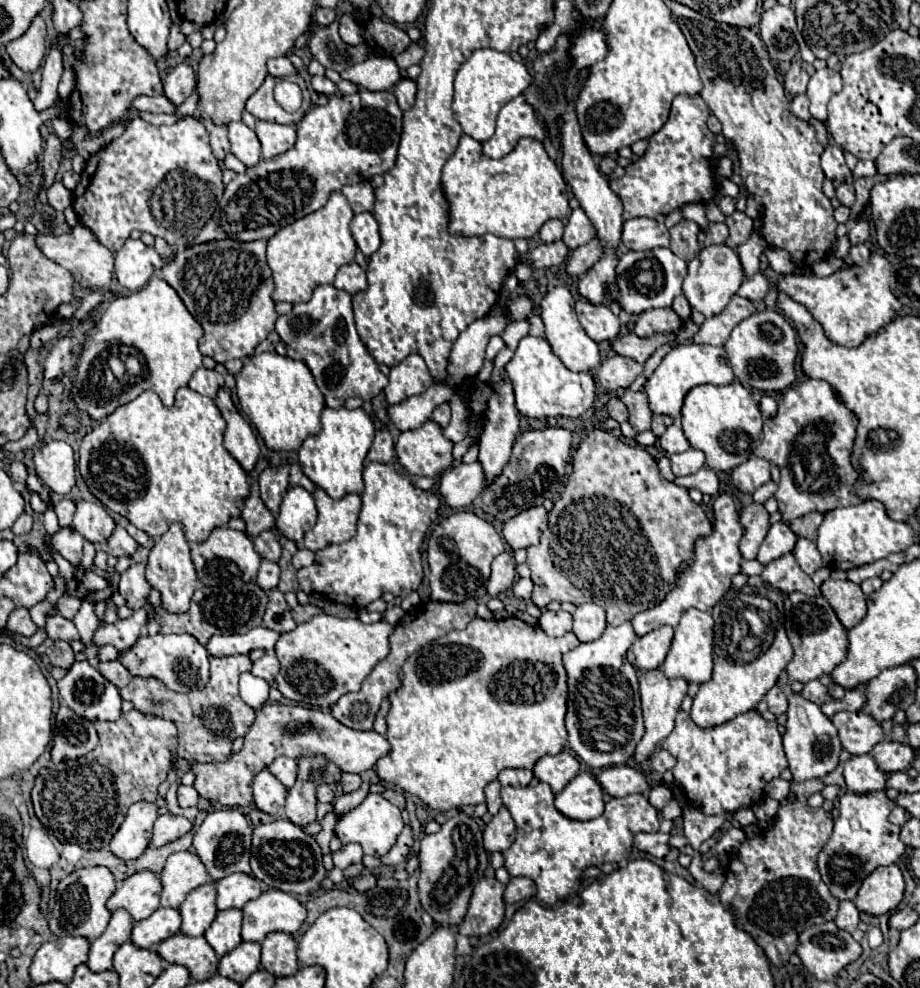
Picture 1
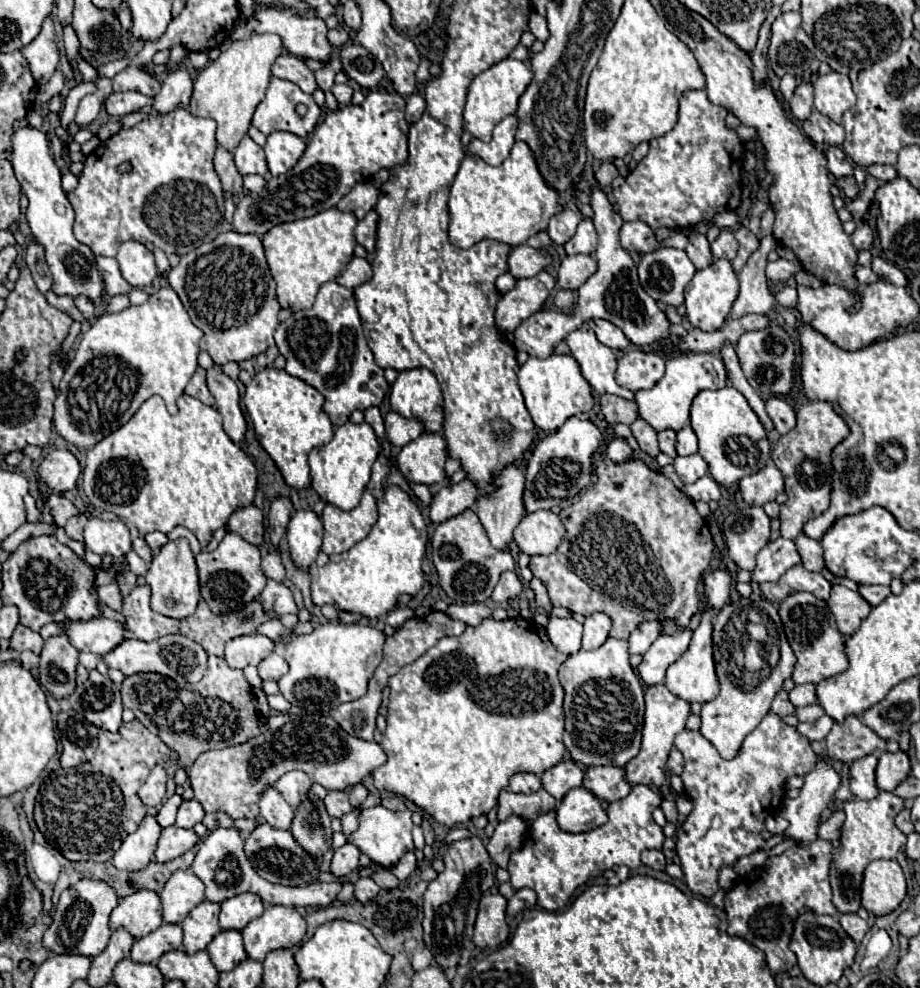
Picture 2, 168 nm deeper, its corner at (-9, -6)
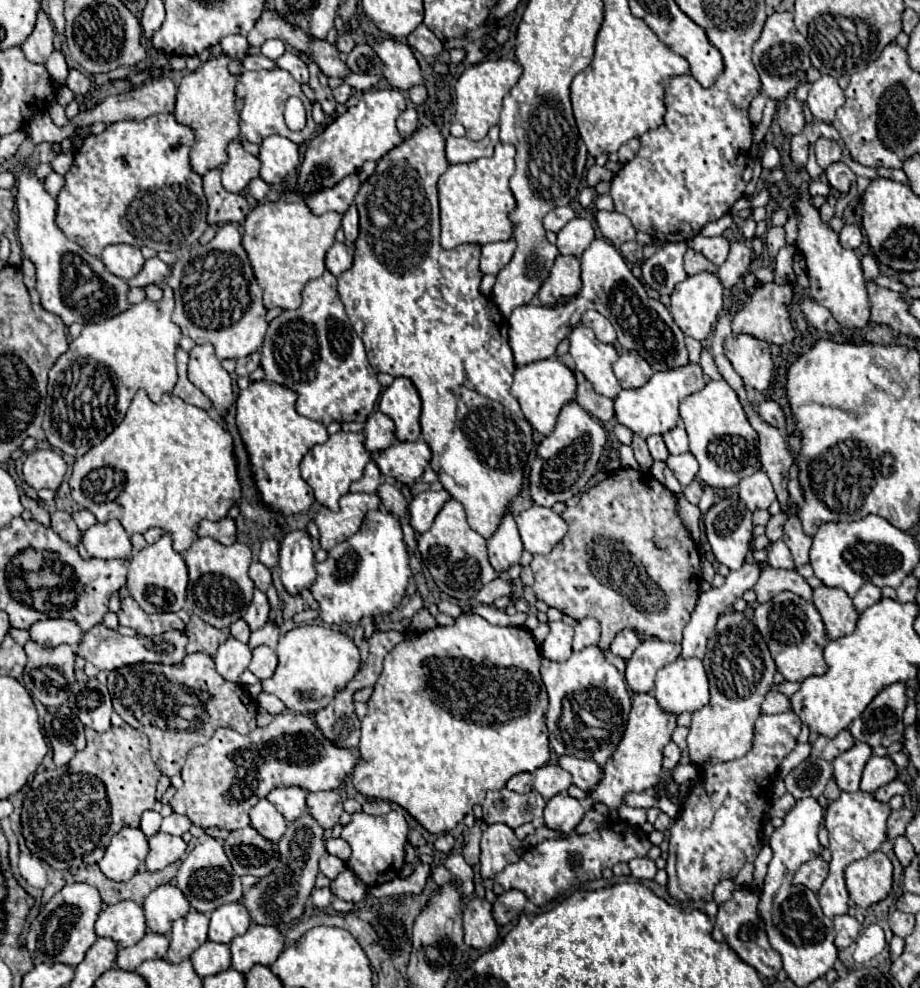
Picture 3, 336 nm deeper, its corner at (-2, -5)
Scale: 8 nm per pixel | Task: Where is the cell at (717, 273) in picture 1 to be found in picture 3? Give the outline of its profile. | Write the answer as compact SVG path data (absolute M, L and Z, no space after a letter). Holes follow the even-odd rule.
M698 273L692 277L686 277L682 283L676 285L676 289L672 291L672 305L670 305L670 313L676 321L676 325L684 331L684 335L694 337L698 341L708 339L712 325L718 319L718 313L722 311L724 305L724 287L720 283L720 279L714 273Z

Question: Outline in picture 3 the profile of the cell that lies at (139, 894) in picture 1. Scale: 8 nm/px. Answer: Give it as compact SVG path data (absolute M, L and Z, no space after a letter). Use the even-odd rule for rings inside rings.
M120 901L108 905L96 921L96 935L110 937L120 947L130 947L138 943L146 933L146 915L142 905L134 901Z

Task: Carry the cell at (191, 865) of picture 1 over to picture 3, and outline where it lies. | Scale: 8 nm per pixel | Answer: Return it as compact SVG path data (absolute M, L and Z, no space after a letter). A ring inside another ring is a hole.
M170 883L154 889L146 897L142 907L146 911L148 927L154 933L162 933L162 935L168 935L172 929L172 923L190 911L190 903L186 901L184 893Z

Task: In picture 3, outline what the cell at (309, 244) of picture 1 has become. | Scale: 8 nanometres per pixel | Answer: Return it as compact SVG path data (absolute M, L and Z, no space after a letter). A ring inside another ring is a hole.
M302 201L264 203L246 217L242 245L254 267L254 277L264 289L266 309L298 309L302 305L302 289L326 271L326 249L334 245L340 225L340 213L314 215Z

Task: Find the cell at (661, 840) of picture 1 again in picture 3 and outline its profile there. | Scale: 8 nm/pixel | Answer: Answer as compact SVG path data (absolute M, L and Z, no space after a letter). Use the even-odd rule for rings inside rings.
M648 857L634 859L634 861L630 861L628 865L630 865L632 875L638 877L638 879L654 879L654 875L656 875L656 871L658 871L658 869L656 869L656 863L654 863L652 859L648 859Z

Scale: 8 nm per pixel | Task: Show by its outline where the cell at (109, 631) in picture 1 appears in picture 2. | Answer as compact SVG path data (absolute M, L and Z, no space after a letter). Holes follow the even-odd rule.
M93 618L87 622L65 622L61 624L63 634L69 638L69 642L81 650L81 652L93 652L93 654L107 654L125 638L125 630L119 622L107 620L107 618Z

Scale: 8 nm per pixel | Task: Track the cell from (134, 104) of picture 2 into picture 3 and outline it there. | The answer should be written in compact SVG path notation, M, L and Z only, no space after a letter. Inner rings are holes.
M72 69L66 79L66 87L72 89L76 95L88 95L92 91L92 79L86 77L84 73Z

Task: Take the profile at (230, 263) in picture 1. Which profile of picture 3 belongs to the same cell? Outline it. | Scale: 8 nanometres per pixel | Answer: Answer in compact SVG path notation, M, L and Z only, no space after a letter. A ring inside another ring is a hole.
M222 225L212 241L188 249L172 265L166 283L172 287L176 301L172 321L194 343L214 345L220 361L240 359L262 347L268 329L266 307L262 305L262 287L242 247L238 225Z

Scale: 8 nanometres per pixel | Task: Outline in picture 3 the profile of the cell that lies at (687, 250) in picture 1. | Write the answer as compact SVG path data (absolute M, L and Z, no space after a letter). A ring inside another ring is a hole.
M694 249L686 251L686 255L684 255L684 269L686 269L688 275L696 275L696 273L702 273L702 271L716 273L716 265L712 265L702 253L698 253Z

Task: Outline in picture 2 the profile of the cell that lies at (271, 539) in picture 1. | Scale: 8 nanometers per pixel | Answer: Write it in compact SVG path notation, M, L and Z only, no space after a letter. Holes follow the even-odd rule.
M271 552L267 554L263 560L261 560L261 570L267 578L275 580L275 582L281 582L285 578L285 568L281 564L281 558L277 552Z

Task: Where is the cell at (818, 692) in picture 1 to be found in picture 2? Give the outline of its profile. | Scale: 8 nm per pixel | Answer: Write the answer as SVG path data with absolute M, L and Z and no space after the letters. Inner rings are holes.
M813 684L795 686L795 688L789 692L789 700L793 702L793 706L809 706L809 704L815 704L815 702L817 702L815 686L813 686Z

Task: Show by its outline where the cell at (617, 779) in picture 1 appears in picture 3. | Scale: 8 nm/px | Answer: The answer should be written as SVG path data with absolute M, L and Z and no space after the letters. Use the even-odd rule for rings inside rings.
M560 757L560 767L564 767L578 789L590 791L596 789L598 781L602 781L602 767L590 759L576 759L576 757Z

